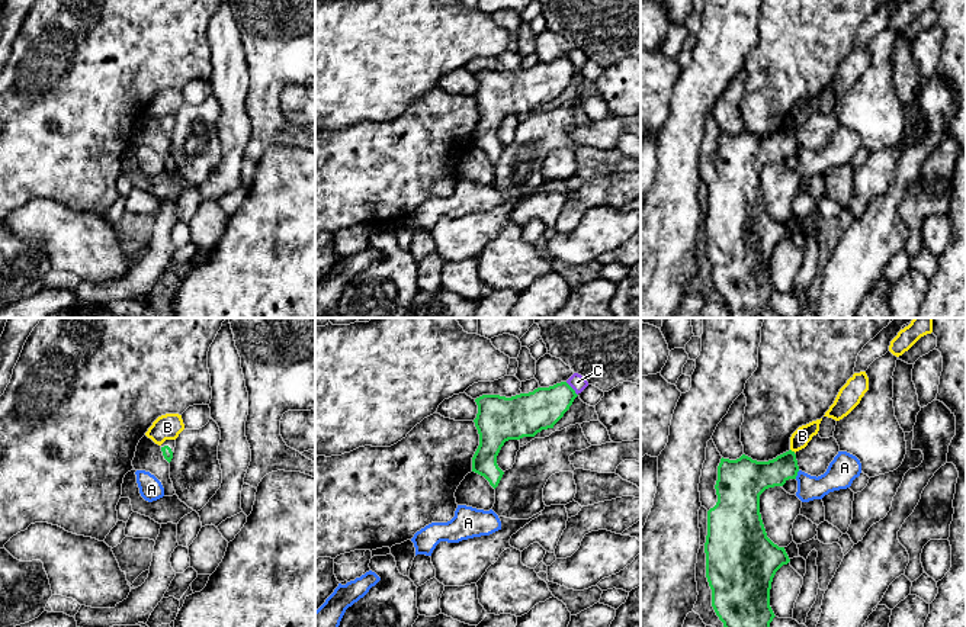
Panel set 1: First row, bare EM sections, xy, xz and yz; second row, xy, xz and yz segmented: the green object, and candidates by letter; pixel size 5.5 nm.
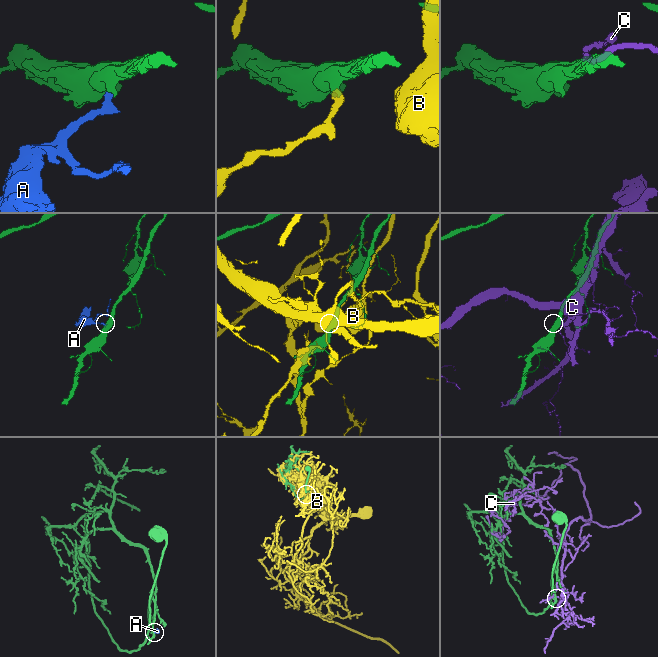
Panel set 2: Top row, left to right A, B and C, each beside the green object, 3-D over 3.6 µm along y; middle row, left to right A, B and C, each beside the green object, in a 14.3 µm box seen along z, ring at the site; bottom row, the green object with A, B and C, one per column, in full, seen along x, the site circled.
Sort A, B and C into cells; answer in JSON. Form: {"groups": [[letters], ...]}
{"groups": [["A"], ["B"], ["C"]]}

